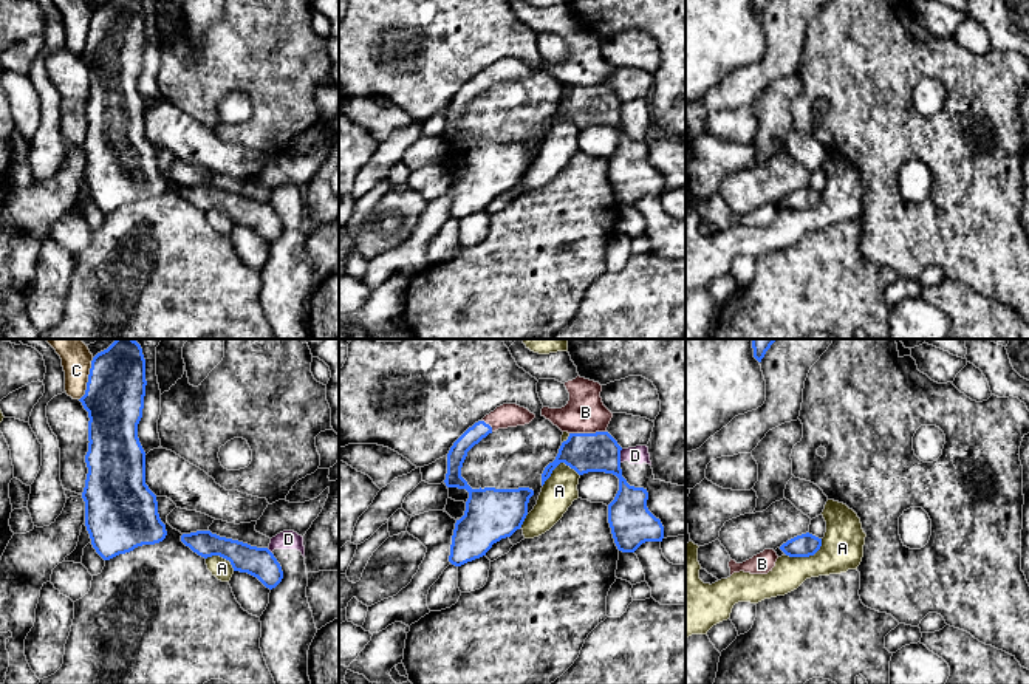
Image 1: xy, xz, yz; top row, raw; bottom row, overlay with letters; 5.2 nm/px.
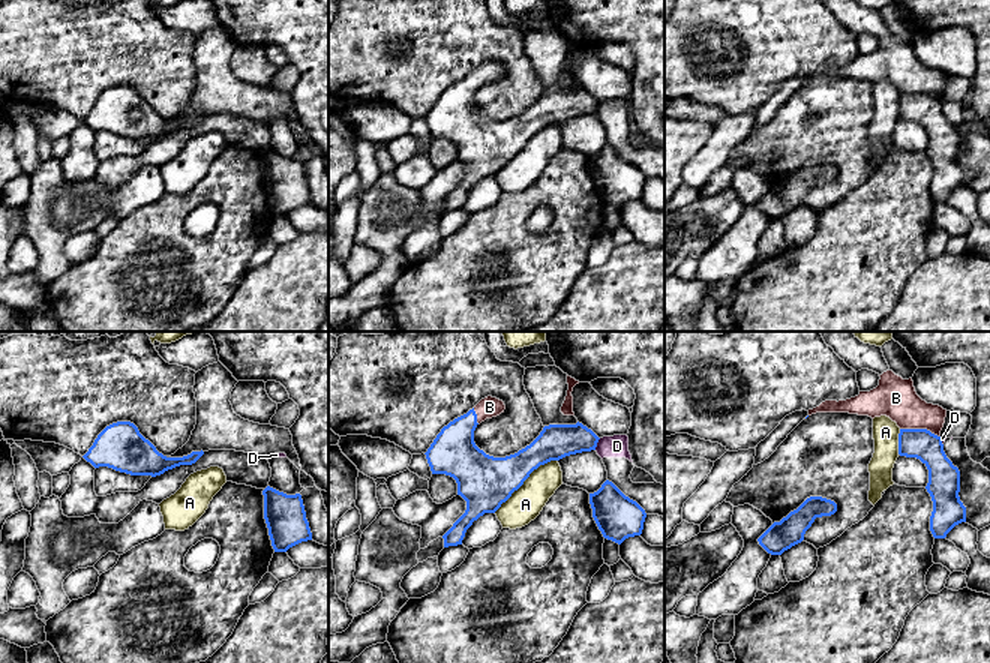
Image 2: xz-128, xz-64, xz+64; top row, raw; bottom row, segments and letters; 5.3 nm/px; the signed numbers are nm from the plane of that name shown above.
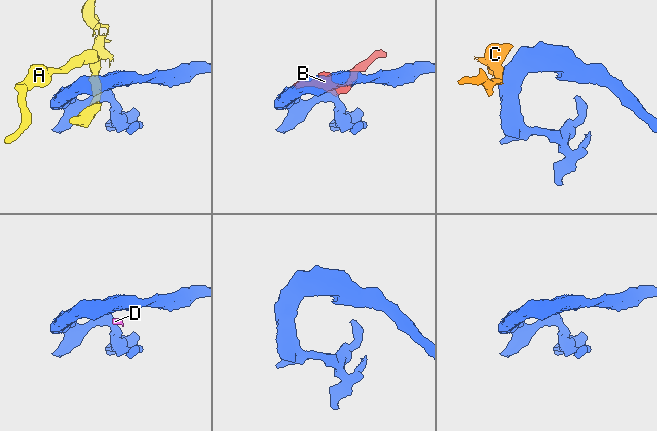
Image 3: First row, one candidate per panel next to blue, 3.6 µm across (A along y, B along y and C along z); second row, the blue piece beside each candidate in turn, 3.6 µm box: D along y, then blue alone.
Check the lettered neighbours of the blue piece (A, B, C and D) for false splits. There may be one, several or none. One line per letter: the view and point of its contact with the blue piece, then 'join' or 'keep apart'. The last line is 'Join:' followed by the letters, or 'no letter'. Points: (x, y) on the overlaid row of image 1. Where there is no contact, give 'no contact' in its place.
A: contact yz (806, 556); keep apart
B: contact xz (587, 434); join
C: contact xy (88, 379); keep apart
D: contact xz (619, 455); keep apart
Join: B

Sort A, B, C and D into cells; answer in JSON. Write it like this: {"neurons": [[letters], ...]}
{"neurons": [["A", "D"], ["B"], ["C"]]}

